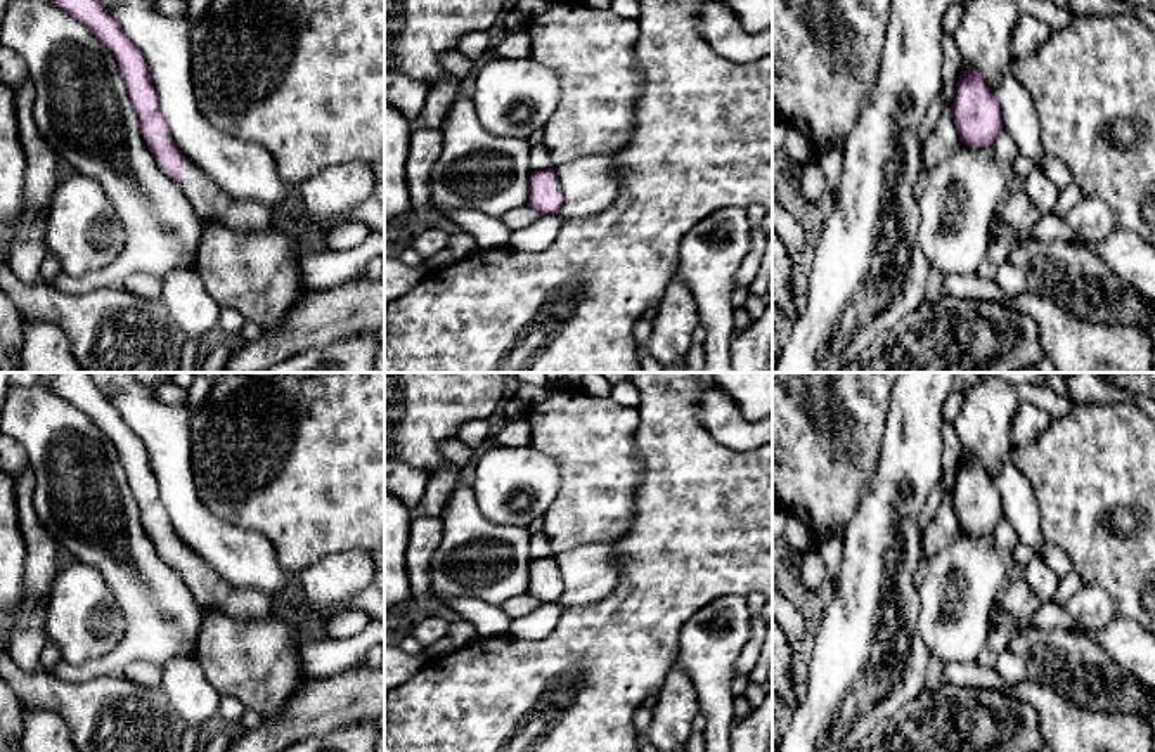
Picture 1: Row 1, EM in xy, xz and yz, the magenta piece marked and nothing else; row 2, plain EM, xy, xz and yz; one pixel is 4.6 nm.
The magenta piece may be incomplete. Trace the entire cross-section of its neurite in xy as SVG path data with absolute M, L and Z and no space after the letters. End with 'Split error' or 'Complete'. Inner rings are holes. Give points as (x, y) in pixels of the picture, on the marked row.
M52 0L61 10L83 23L107 47L119 66L142 137L158 165L175 178L199 220L215 218L234 230L263 230L275 227L281 208L230 198L204 175L175 146L170 128L158 107L158 92L147 71L144 54L126 38L119 24L104 10L99 0Z. Split error

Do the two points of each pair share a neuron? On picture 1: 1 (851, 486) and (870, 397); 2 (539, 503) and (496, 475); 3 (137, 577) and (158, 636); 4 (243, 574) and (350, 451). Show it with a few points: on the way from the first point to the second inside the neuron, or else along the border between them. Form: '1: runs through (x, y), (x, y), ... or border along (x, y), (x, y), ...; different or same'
1: runs through (851, 463), (851, 428), (858, 420); same
2: runs through (535, 491), (520, 475), (508, 475); same
3: runs through (149, 591), (158, 607), (158, 622); same
4: border along (232, 525), (258, 531), (288, 574); different

